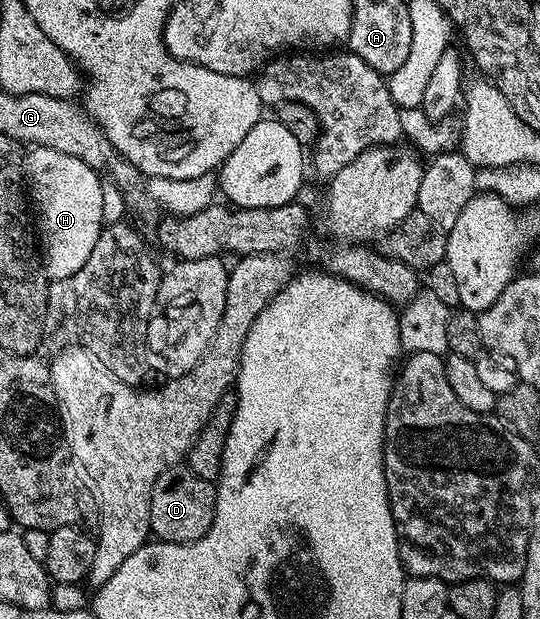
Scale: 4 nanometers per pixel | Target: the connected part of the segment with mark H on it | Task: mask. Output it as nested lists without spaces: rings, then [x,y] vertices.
[[[32,147],[23,162],[25,188],[37,217],[37,236],[41,241],[41,259],[48,281],[69,278],[85,266],[97,238],[105,227],[101,198],[104,181],[81,158],[61,154],[61,150]]]

